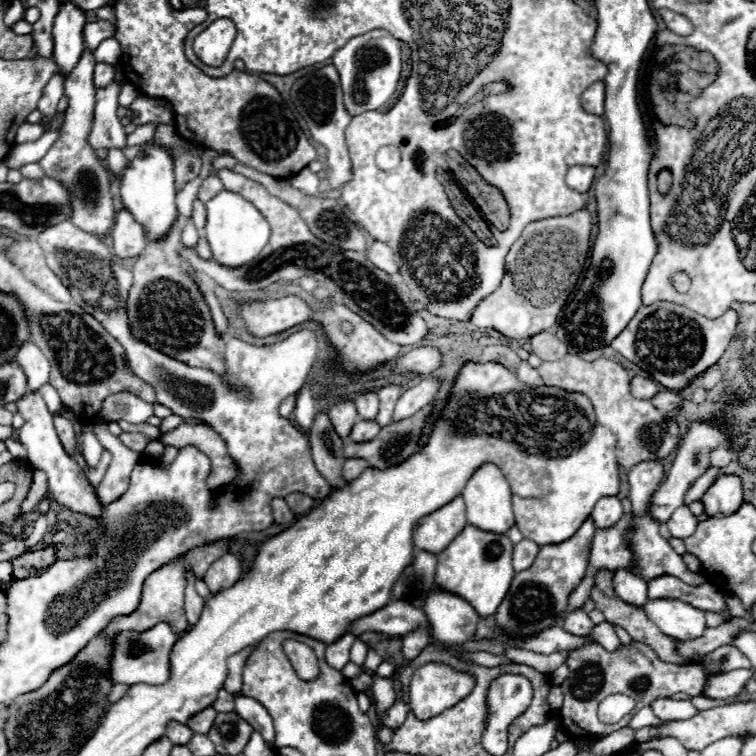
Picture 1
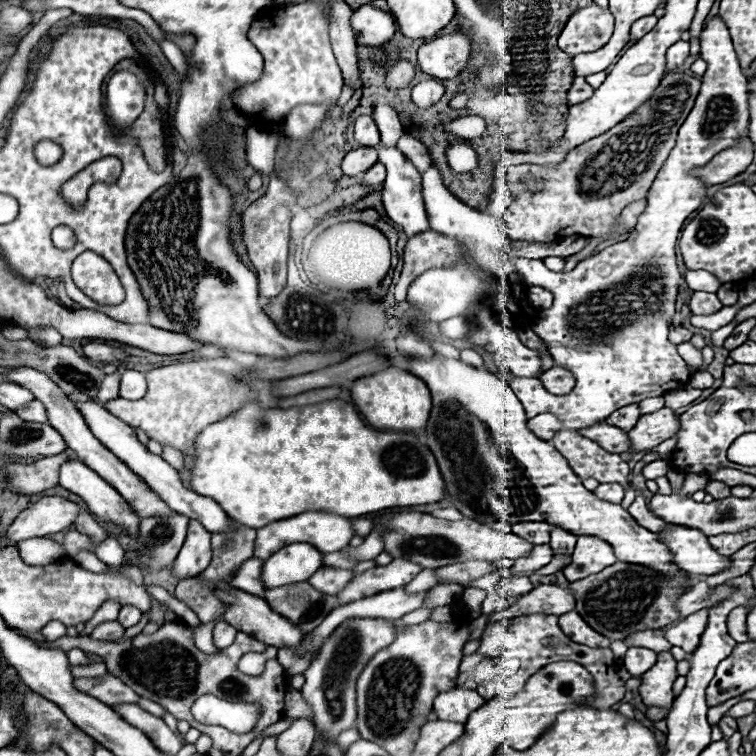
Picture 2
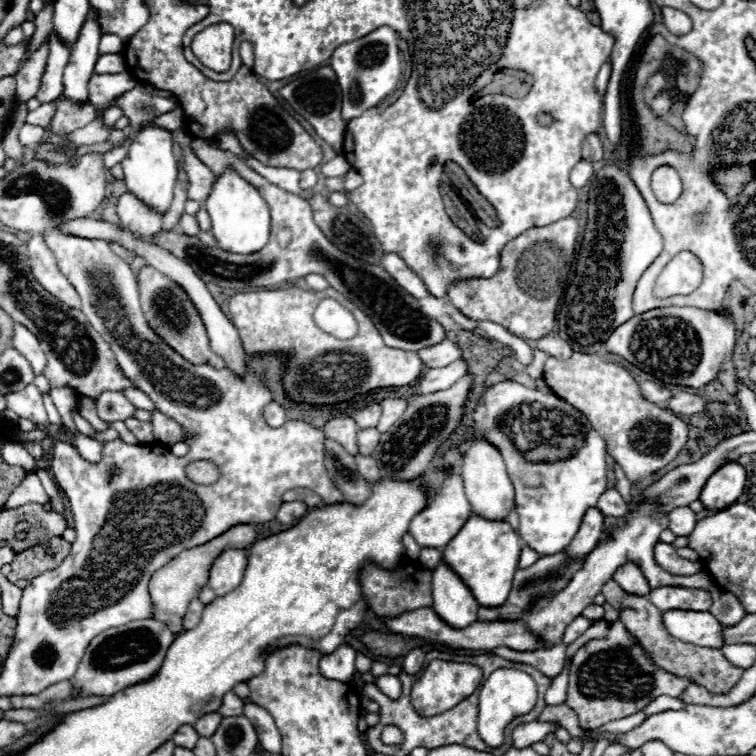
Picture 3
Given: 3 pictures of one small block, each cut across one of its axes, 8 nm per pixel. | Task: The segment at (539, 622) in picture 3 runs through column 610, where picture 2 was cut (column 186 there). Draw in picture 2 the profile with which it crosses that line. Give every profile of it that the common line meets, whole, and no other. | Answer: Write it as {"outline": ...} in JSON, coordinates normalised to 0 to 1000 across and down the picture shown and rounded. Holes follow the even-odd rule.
{"outline":[[[251,688],[246,717],[228,746],[228,762],[233,767],[257,765],[278,746],[278,738],[278,704],[272,704],[272,698],[262,693],[262,688]]]}

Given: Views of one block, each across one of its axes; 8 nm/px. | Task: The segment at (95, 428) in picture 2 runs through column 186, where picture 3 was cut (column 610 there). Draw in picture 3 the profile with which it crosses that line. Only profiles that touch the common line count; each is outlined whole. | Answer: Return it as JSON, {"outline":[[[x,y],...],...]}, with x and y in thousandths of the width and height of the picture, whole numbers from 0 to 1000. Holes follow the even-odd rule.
{"outline":[[[804,646],[804,651],[799,651],[799,656],[794,656],[788,672],[799,680],[799,683],[812,683],[812,685],[820,685],[831,677],[831,669],[825,664],[825,659],[820,656],[817,648],[812,646]]]}

